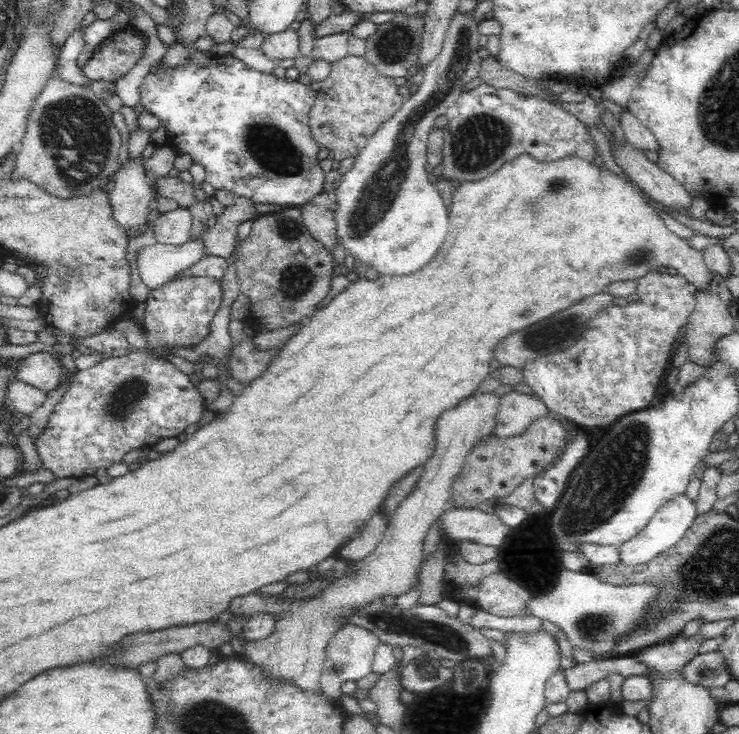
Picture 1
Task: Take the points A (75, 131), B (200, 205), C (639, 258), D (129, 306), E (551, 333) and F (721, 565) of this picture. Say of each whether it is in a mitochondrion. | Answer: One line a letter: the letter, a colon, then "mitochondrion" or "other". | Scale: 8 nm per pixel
A: mitochondrion
B: other
C: mitochondrion
D: other
E: mitochondrion
F: mitochondrion

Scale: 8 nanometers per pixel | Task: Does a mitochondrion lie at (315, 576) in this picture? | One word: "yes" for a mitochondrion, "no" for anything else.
no

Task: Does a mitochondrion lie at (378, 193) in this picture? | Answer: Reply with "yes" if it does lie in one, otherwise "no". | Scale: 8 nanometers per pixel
yes

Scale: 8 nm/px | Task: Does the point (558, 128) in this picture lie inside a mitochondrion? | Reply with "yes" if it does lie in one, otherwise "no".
no

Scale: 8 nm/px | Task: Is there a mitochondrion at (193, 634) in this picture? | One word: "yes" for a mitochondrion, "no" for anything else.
no

